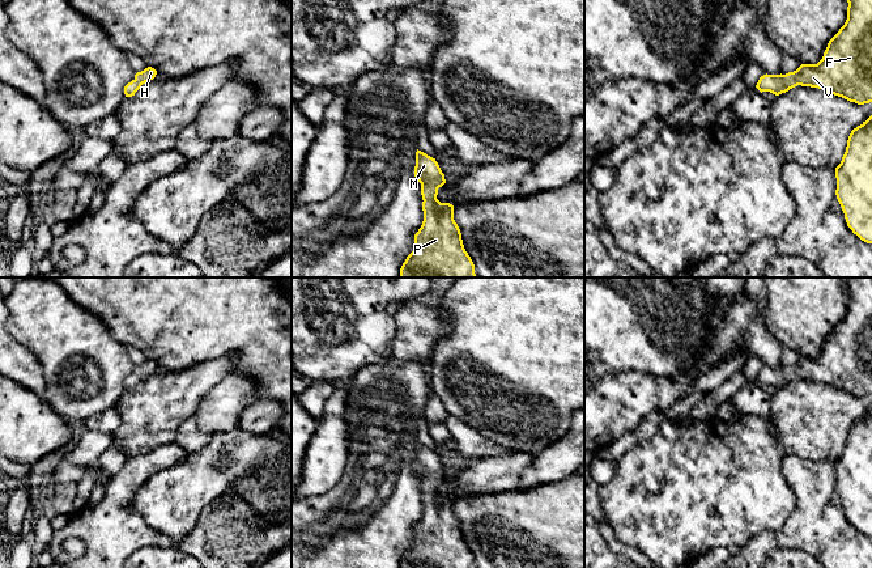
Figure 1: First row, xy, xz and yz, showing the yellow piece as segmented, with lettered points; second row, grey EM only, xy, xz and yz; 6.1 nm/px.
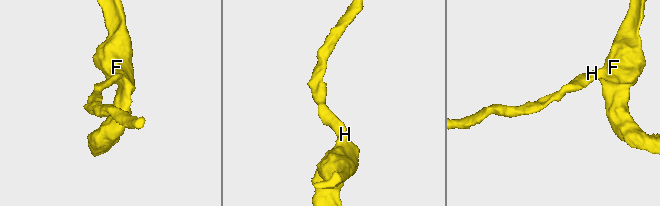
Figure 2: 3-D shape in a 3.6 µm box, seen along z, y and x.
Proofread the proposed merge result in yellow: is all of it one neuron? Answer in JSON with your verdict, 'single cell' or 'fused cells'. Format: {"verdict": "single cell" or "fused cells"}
{"verdict": "single cell"}

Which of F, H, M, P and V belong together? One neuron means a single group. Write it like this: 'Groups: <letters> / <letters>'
Groups: F H M P V

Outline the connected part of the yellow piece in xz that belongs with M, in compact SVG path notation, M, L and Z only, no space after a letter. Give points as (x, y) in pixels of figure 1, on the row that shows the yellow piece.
M417 149L414 177L421 183L424 221L400 277L476 277L454 220L454 205L437 199L446 179L435 158Z

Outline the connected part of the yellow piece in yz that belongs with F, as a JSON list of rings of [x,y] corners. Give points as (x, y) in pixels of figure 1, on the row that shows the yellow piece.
[[[847,0],[847,20],[817,64],[786,75],[763,75],[756,88],[775,96],[801,85],[824,89],[850,102],[872,102],[872,0]]]

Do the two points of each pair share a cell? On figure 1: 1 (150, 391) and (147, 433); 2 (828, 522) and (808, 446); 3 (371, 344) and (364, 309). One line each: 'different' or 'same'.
1: same
2: different
3: same

